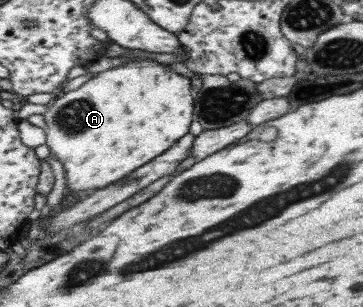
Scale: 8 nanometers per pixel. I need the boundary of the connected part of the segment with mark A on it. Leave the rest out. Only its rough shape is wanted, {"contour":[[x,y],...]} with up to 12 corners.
{"contour":[[123,65],[59,93],[47,145],[81,194],[171,149],[191,78]]}

